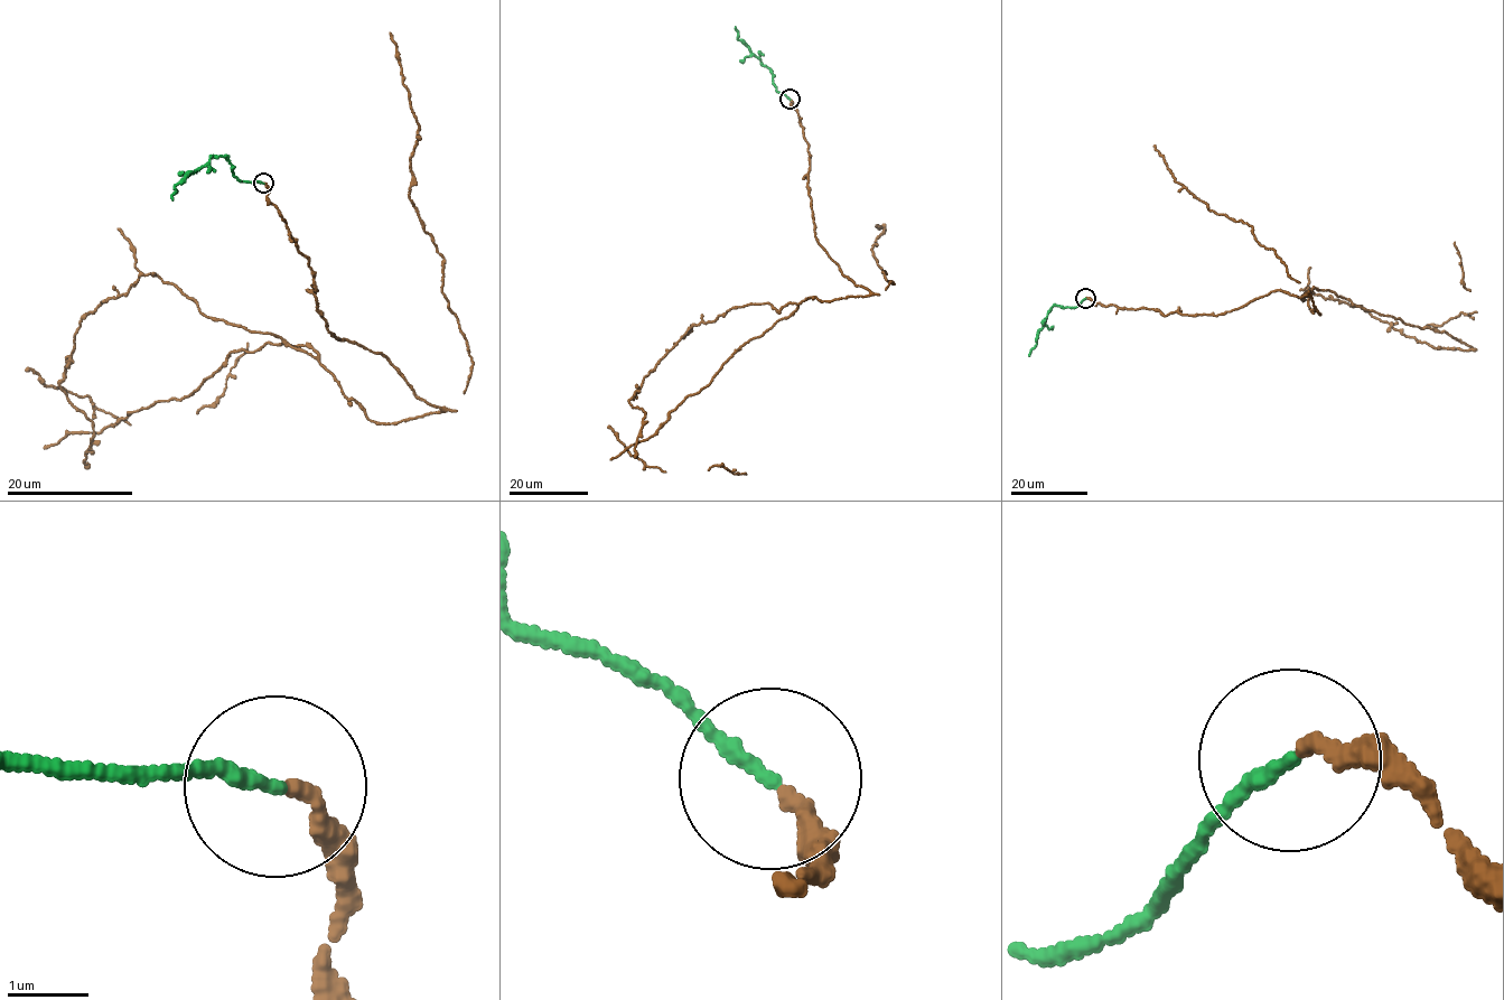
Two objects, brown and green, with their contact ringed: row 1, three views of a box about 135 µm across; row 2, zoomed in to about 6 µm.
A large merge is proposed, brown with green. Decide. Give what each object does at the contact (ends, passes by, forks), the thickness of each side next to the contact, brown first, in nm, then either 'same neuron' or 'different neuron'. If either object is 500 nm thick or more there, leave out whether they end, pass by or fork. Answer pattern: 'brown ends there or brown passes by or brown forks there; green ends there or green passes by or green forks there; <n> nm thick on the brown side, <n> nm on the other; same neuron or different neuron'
brown ends there; green ends there; 200 nm thick on the brown side, 180 nm on the other; same neuron

